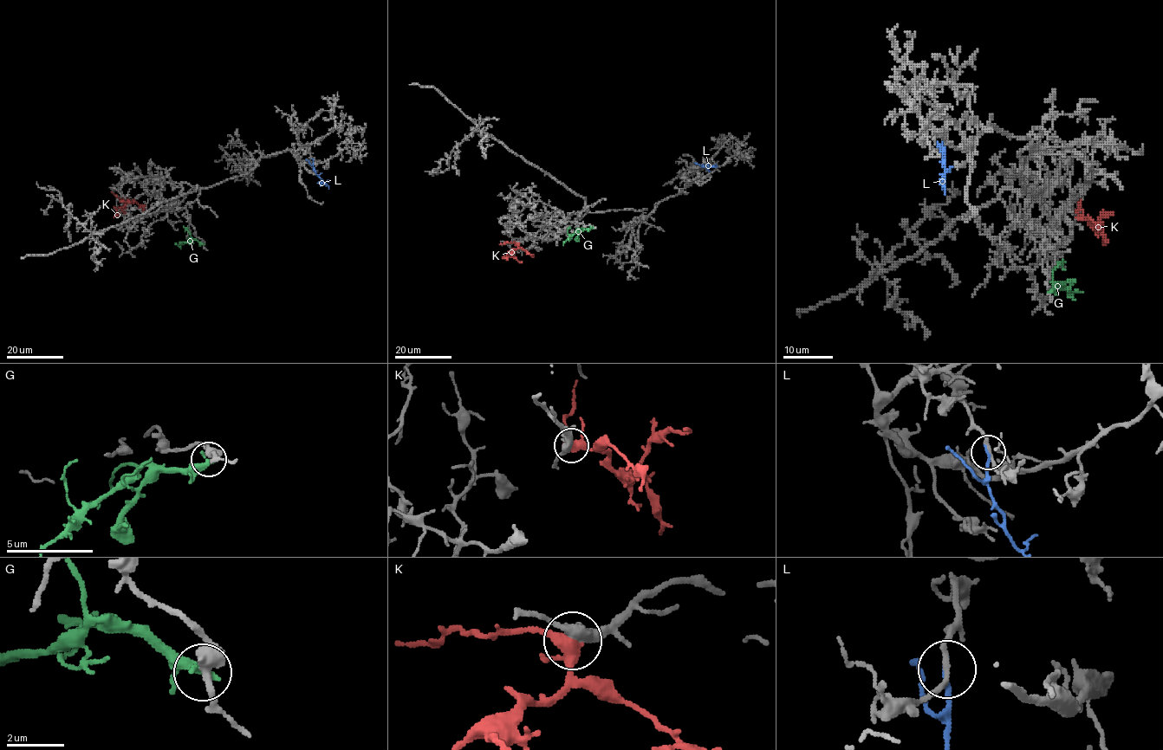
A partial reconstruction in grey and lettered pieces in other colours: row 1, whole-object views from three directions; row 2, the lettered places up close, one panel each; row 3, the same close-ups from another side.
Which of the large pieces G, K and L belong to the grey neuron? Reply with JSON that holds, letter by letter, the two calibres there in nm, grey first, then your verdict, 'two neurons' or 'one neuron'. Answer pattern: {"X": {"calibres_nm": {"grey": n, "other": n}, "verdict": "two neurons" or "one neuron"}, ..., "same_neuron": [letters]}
{"G": {"calibres_nm": {"grey": 400, "other": 400}, "verdict": "two neurons"}, "K": {"calibres_nm": {"grey": 420, "other": 340}, "verdict": "two neurons"}, "L": {"calibres_nm": {"grey": 180, "other": 190}, "verdict": "one neuron"}, "same_neuron": ["L"]}

